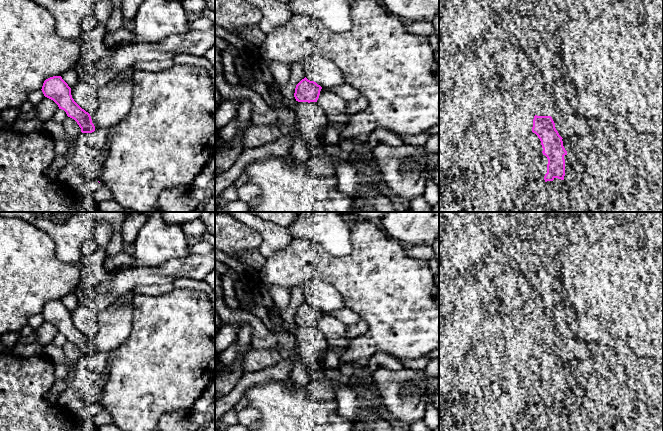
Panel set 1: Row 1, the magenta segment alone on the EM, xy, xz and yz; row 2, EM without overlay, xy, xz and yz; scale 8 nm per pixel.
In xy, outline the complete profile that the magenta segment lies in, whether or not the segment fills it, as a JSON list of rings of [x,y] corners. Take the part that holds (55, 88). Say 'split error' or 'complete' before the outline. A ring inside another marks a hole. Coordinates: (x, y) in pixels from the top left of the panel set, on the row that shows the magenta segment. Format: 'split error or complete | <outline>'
complete | [[[61,76],[46,79],[41,90],[45,97],[53,100],[59,109],[64,110],[68,117],[77,122],[82,133],[95,131],[90,114],[74,101],[71,95],[71,88]]]

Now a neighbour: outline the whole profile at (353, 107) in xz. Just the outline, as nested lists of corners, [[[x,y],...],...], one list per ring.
[[[360,95],[354,101],[347,102],[346,112],[351,117],[352,115],[365,109],[367,106],[368,106],[367,98]]]

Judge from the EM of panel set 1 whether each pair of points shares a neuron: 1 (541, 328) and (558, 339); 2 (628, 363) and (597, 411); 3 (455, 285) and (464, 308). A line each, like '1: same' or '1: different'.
1: different
2: different
3: different

